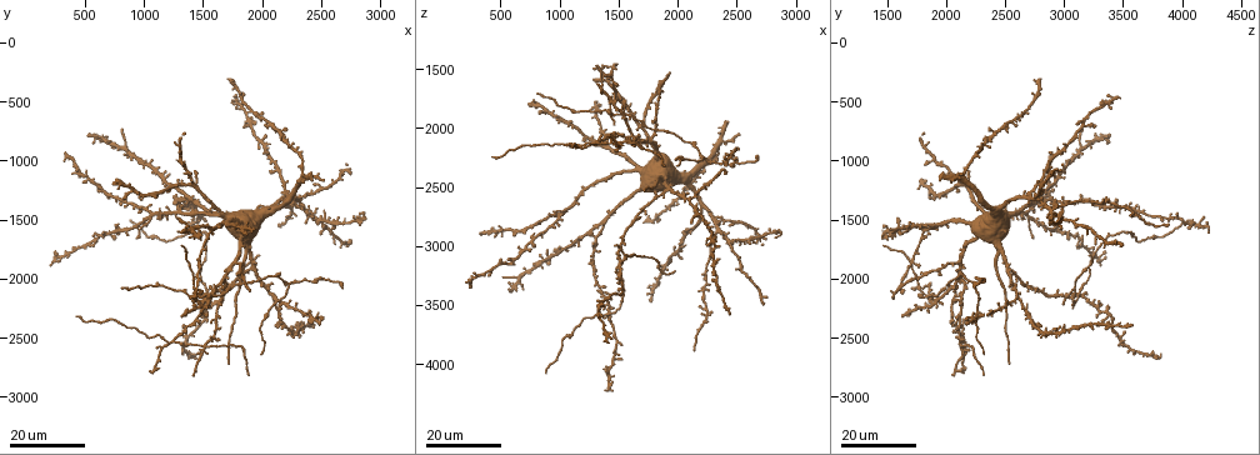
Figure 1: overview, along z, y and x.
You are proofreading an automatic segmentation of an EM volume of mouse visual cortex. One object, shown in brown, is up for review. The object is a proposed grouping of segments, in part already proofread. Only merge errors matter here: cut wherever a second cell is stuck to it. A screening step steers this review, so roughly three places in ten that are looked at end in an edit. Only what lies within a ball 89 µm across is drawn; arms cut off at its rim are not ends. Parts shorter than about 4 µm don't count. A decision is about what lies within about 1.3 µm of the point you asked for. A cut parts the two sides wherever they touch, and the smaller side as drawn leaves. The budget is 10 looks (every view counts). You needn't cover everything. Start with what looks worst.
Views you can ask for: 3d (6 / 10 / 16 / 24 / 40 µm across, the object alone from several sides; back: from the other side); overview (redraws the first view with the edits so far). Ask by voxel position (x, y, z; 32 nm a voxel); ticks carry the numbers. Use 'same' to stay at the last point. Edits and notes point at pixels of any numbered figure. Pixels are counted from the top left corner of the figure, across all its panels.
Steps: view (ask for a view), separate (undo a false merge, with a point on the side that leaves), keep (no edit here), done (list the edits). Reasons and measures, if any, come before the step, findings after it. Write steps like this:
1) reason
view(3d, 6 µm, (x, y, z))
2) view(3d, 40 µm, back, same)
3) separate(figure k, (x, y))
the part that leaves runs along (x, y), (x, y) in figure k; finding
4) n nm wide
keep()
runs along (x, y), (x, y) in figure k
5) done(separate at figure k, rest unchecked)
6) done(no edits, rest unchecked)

looks like a crossing
view(3d, 24 µm, (820, 880, 3140))

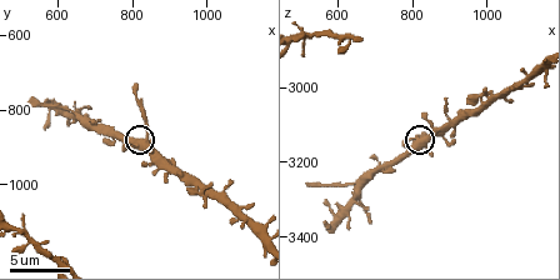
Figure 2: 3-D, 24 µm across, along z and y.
zoom in
view(3d, 10 µm, same)

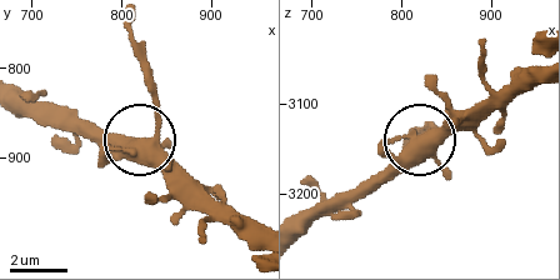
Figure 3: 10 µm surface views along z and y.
keep()
continuous, no second cell

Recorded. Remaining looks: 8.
three arms meet
view(3d, 24 µm, (1040, 1480, 2680))

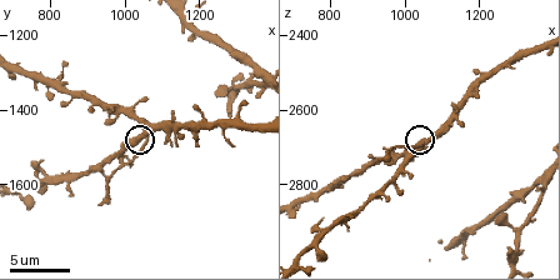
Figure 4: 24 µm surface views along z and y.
view(3d, 6 µm, (1050, 1490, 2690))

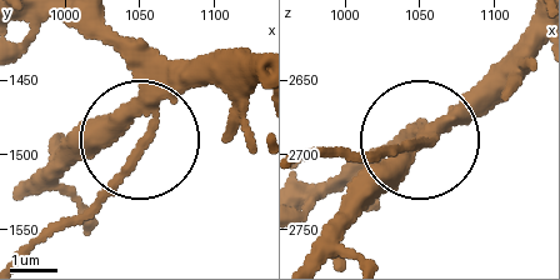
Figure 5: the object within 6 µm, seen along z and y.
260 nm wide
separate(figure 5, (115, 181))
a second cell is stuck on

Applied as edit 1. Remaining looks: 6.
view(overview)

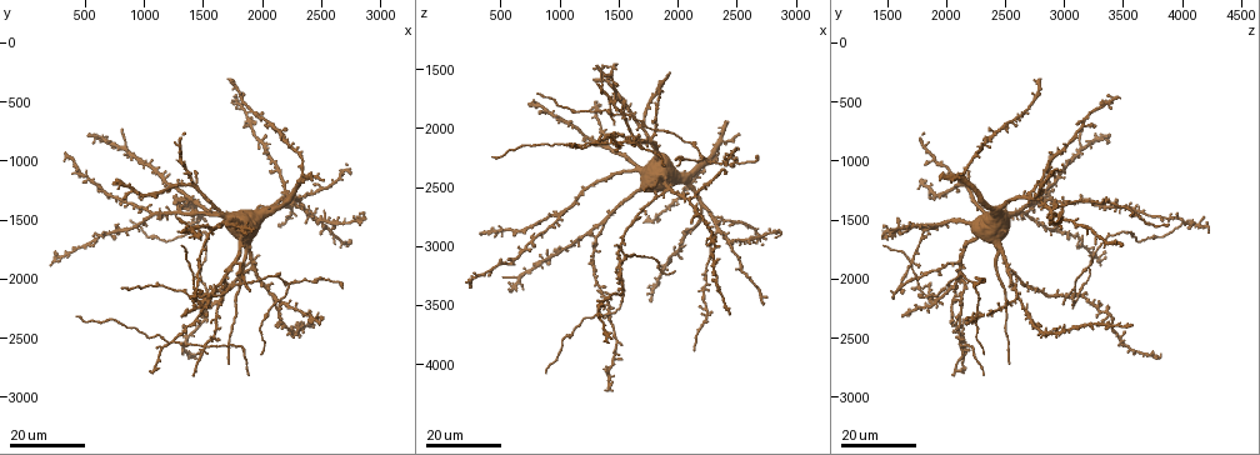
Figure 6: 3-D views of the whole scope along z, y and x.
thin arm on a thick one
view(3d, 16 µm, (1340, 1300, 2780))

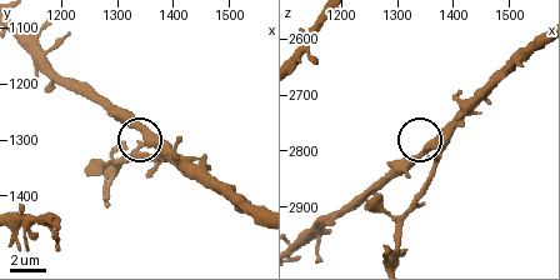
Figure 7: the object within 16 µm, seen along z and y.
view(3d, 6 µm, (1360, 1310, 2790))

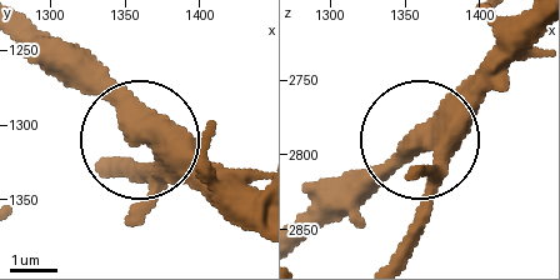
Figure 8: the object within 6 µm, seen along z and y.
from behind
view(3d, 6 µm, back, (1362, 1310, 2794))

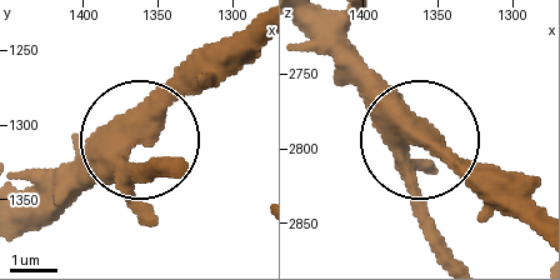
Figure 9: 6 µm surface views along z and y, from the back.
side arm 40 µm
keep()
runs along (23, 224), (106, 173), (210, 69) in figure 9; one cell here

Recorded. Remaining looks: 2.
calibre changes
view(3d, 24 µm, (1480, 1740, 1740))

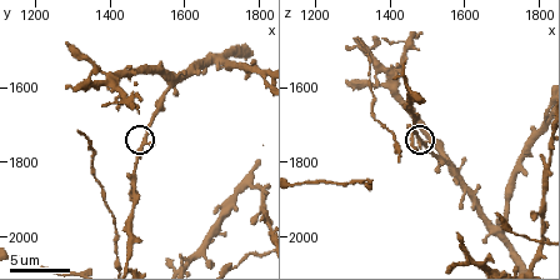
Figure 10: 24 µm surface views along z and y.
view(3d, 10 µm, (1500, 1740, 1750))

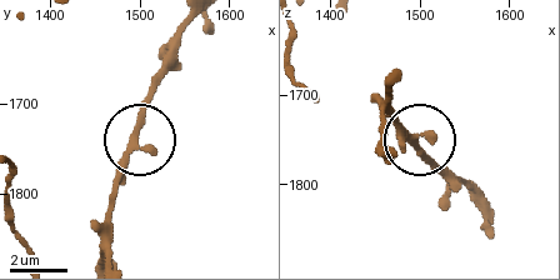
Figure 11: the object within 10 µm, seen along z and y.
3 arms
keep()
runs along (189, 25), (176, 60), (148, 104), (114, 209) in figure 11; all the same cell

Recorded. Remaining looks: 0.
done(separate at figure 5, rest unchecked)

